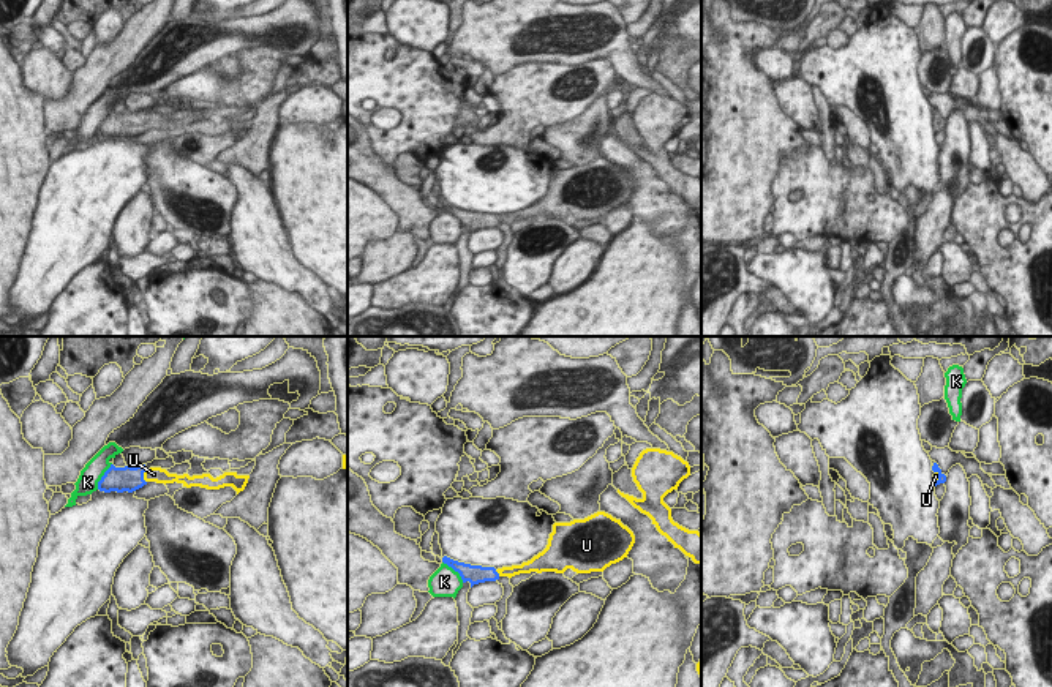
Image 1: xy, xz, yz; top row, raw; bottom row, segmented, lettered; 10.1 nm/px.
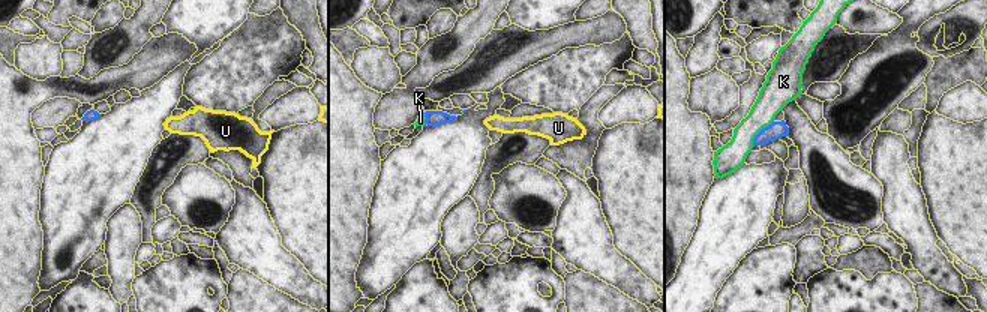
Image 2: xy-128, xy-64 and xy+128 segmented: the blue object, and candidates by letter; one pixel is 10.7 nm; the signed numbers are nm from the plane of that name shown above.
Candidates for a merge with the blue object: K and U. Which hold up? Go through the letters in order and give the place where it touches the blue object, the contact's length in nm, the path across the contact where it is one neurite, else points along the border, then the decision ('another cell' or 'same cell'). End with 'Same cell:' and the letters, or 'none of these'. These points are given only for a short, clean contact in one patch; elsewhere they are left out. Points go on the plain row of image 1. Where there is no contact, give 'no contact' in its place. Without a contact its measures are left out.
K: xy (103, 122) | 300 nm | another cell
U: xy (142, 122) | 140 nm | across xy (128, 125), (142, 122), (154, 120) | same cell
Same cell: U

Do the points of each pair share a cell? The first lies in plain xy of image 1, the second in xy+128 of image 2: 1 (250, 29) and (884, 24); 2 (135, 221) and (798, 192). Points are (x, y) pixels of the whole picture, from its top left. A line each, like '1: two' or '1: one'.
1: two
2: one

